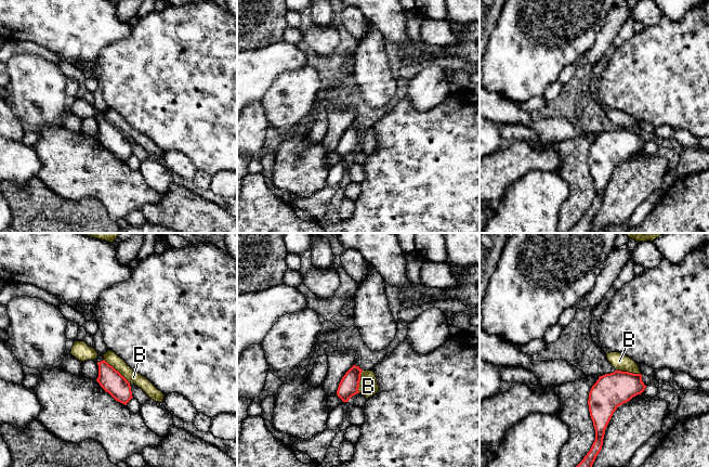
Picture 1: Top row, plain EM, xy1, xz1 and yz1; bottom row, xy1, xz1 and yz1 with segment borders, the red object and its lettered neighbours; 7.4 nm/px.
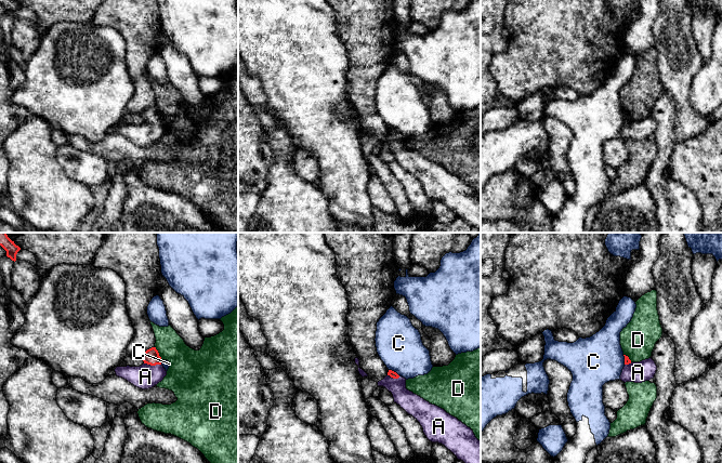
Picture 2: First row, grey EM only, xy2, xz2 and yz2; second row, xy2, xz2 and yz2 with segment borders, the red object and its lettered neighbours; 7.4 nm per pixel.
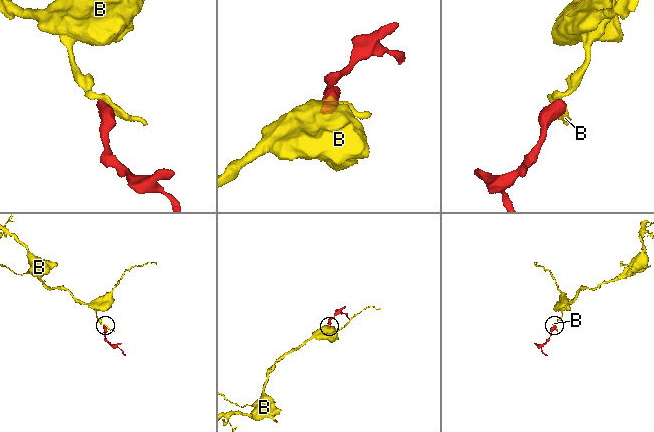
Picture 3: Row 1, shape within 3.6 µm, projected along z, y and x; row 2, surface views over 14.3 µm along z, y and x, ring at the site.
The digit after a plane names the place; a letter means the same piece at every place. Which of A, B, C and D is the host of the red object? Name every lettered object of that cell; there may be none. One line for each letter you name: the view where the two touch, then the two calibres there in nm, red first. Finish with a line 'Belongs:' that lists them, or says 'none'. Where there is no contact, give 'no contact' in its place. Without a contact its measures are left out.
Belongs: none

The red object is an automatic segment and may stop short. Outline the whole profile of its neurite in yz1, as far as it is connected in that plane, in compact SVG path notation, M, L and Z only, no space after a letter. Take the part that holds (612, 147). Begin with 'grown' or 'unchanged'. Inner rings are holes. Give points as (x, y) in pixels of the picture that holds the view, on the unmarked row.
unchanged; M615 128L600 133L589 150L589 169L595 186L595 197L568 233L590 233L592 222L602 207L605 186L618 164L641 152L646 143L641 131Z

